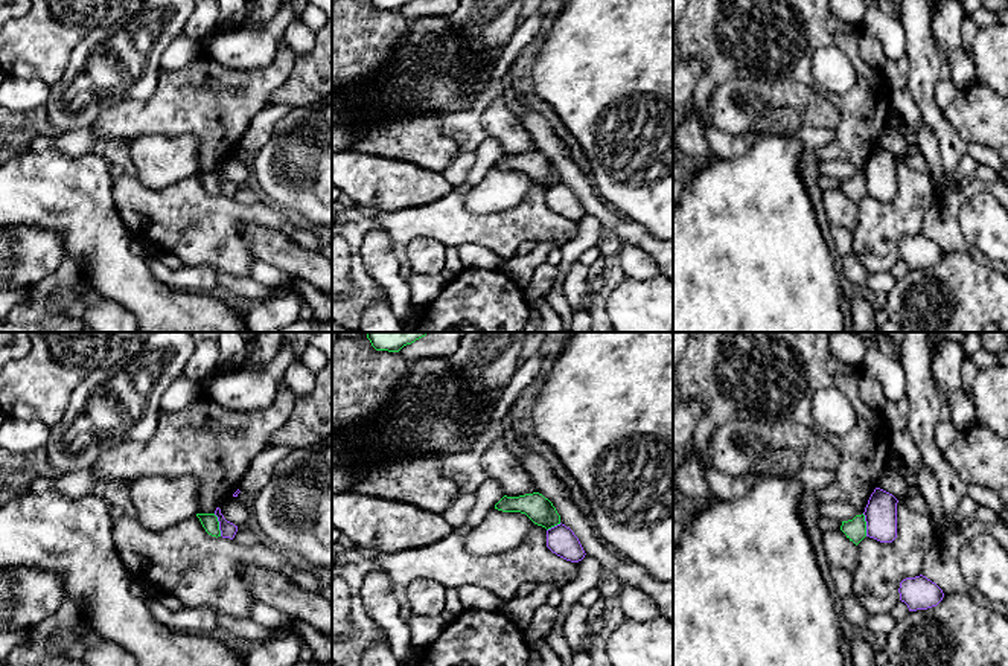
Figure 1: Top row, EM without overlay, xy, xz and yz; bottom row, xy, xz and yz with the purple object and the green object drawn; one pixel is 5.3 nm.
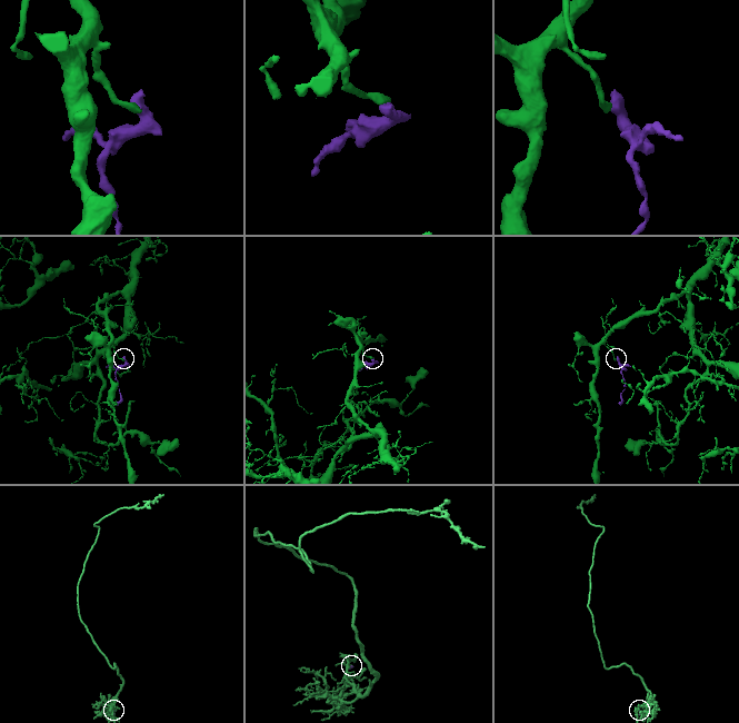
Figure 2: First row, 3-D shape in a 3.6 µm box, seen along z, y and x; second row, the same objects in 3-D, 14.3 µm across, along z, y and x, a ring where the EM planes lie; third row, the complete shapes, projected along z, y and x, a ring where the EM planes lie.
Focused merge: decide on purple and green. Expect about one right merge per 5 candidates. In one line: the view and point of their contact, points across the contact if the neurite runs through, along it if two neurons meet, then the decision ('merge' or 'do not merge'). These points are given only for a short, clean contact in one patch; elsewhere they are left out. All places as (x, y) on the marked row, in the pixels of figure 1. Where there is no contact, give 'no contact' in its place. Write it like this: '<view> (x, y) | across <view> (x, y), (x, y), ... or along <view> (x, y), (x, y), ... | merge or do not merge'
xy (220, 525) | along xy (213, 514), (221, 535) | do not merge

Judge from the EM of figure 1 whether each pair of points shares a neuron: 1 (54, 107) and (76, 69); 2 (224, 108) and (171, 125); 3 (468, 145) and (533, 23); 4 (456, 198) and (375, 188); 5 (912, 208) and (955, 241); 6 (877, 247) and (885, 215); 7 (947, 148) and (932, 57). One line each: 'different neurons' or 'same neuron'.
1: same neuron
2: same neuron
3: same neuron
4: different neurons
5: different neurons
6: same neuron
7: same neuron

